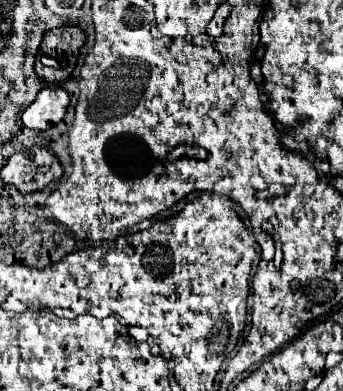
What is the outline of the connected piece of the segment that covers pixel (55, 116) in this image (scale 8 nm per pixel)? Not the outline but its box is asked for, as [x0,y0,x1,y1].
[23,86,69,130]

